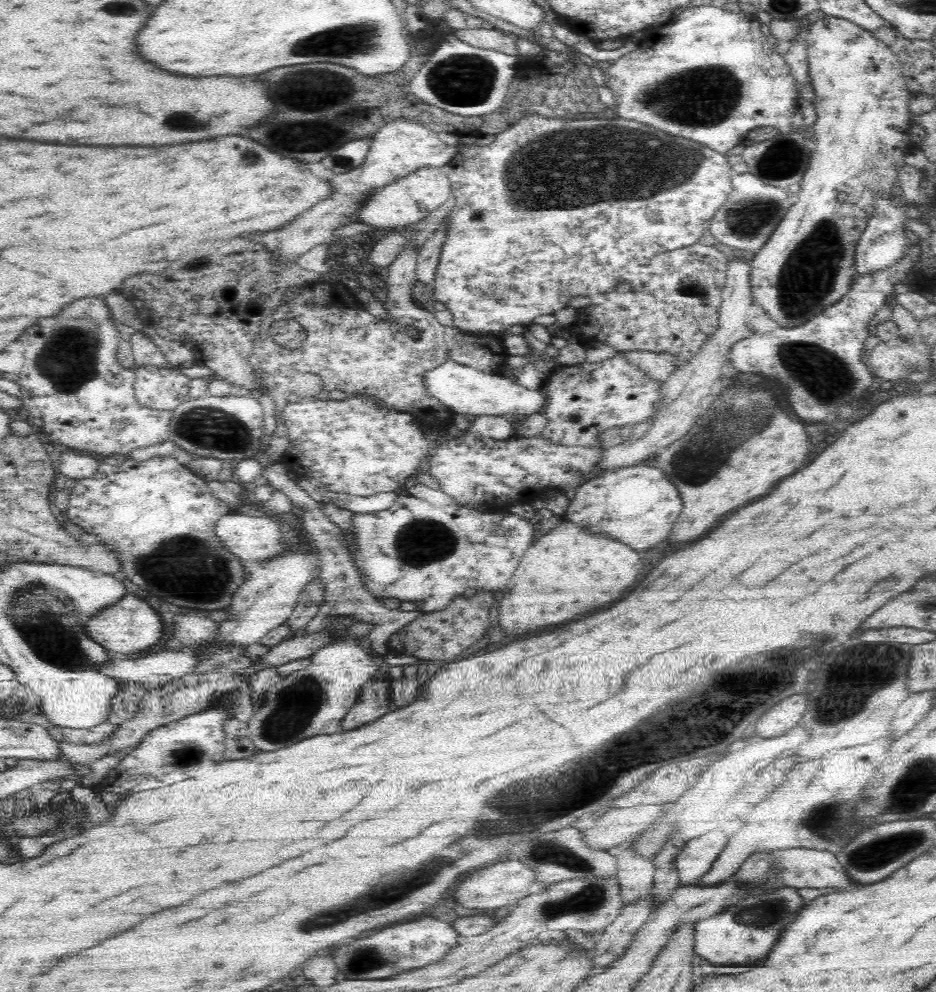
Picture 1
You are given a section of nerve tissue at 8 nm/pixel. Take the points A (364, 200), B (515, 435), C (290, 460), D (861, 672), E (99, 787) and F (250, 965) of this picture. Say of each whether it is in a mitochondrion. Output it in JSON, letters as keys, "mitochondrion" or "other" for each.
{"A":"other","B":"other","C":"other","D":"mitochondrion","E":"other","F":"other"}

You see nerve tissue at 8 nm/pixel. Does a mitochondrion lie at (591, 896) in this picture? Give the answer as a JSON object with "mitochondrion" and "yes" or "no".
{"mitochondrion":"yes"}

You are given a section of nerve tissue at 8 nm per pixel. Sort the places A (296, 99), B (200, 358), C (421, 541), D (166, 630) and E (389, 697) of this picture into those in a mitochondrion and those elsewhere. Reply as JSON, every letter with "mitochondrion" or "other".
{"A":"other","B":"other","C":"mitochondrion","D":"other","E":"other"}

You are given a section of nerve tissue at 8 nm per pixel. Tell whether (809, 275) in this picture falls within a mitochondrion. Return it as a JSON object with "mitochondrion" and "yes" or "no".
{"mitochondrion":"yes"}

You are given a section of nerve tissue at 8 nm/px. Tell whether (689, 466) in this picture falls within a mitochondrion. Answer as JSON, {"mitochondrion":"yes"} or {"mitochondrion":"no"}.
{"mitochondrion":"yes"}

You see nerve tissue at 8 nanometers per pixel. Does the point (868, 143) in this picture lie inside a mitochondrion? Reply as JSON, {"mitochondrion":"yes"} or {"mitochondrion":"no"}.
{"mitochondrion":"no"}

